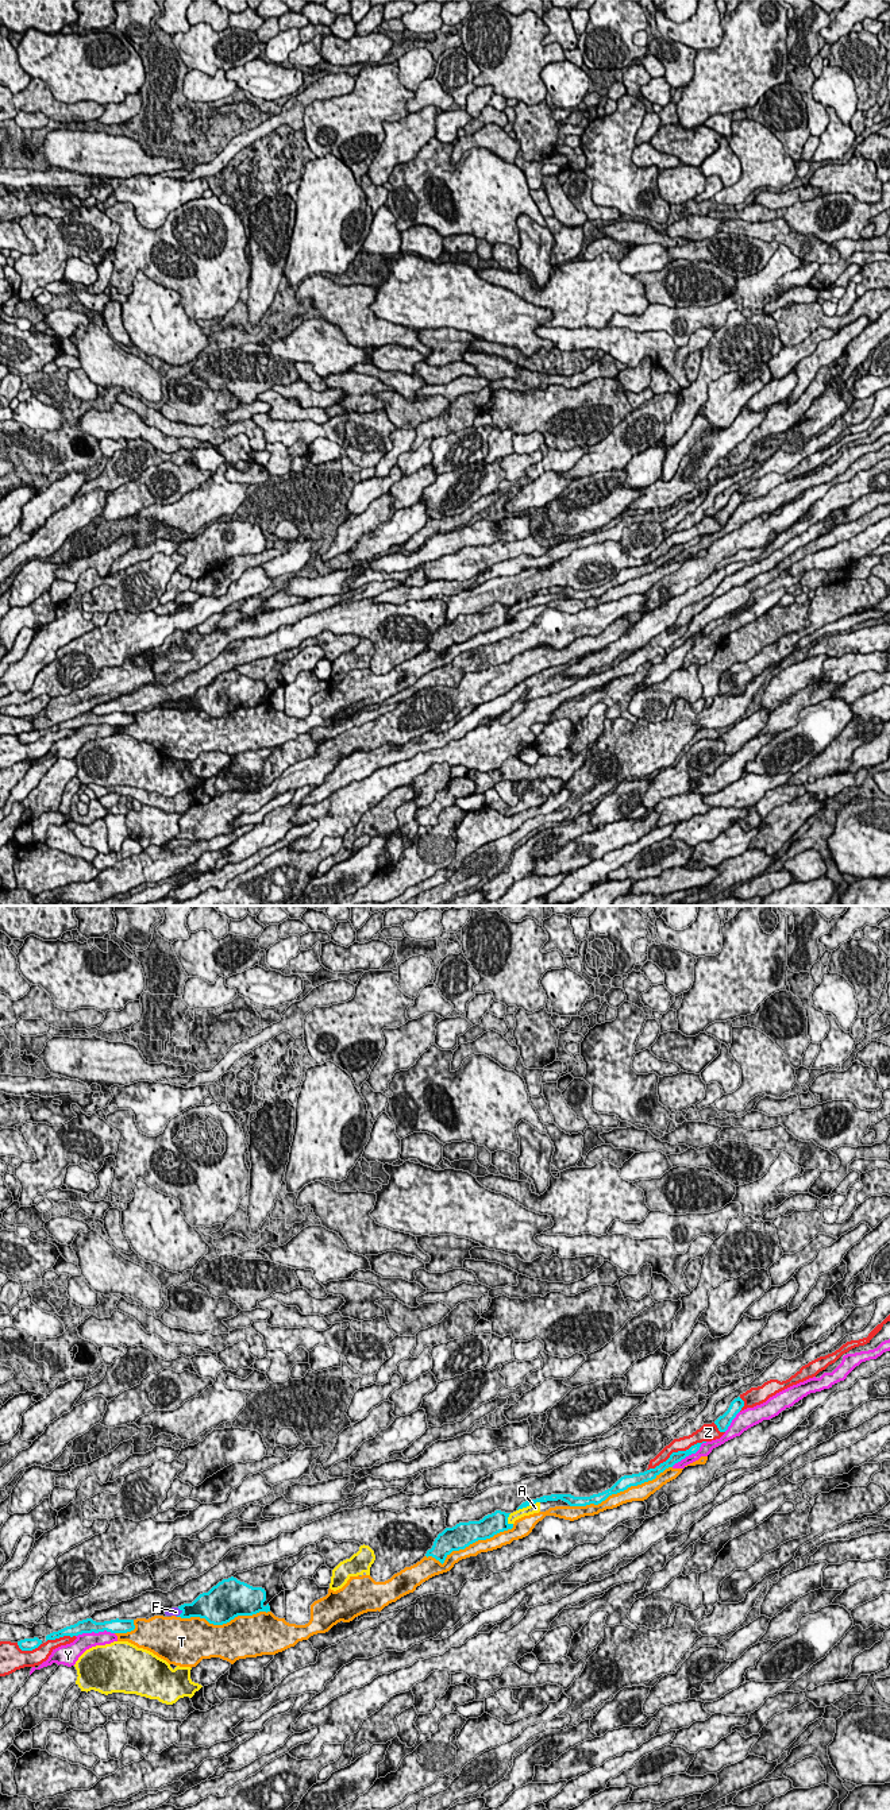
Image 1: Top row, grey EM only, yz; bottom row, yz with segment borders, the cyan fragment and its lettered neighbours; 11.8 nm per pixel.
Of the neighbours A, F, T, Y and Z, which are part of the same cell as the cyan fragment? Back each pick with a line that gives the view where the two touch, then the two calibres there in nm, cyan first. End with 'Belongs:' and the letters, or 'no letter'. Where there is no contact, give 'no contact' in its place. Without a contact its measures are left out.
Belongs: no letter

